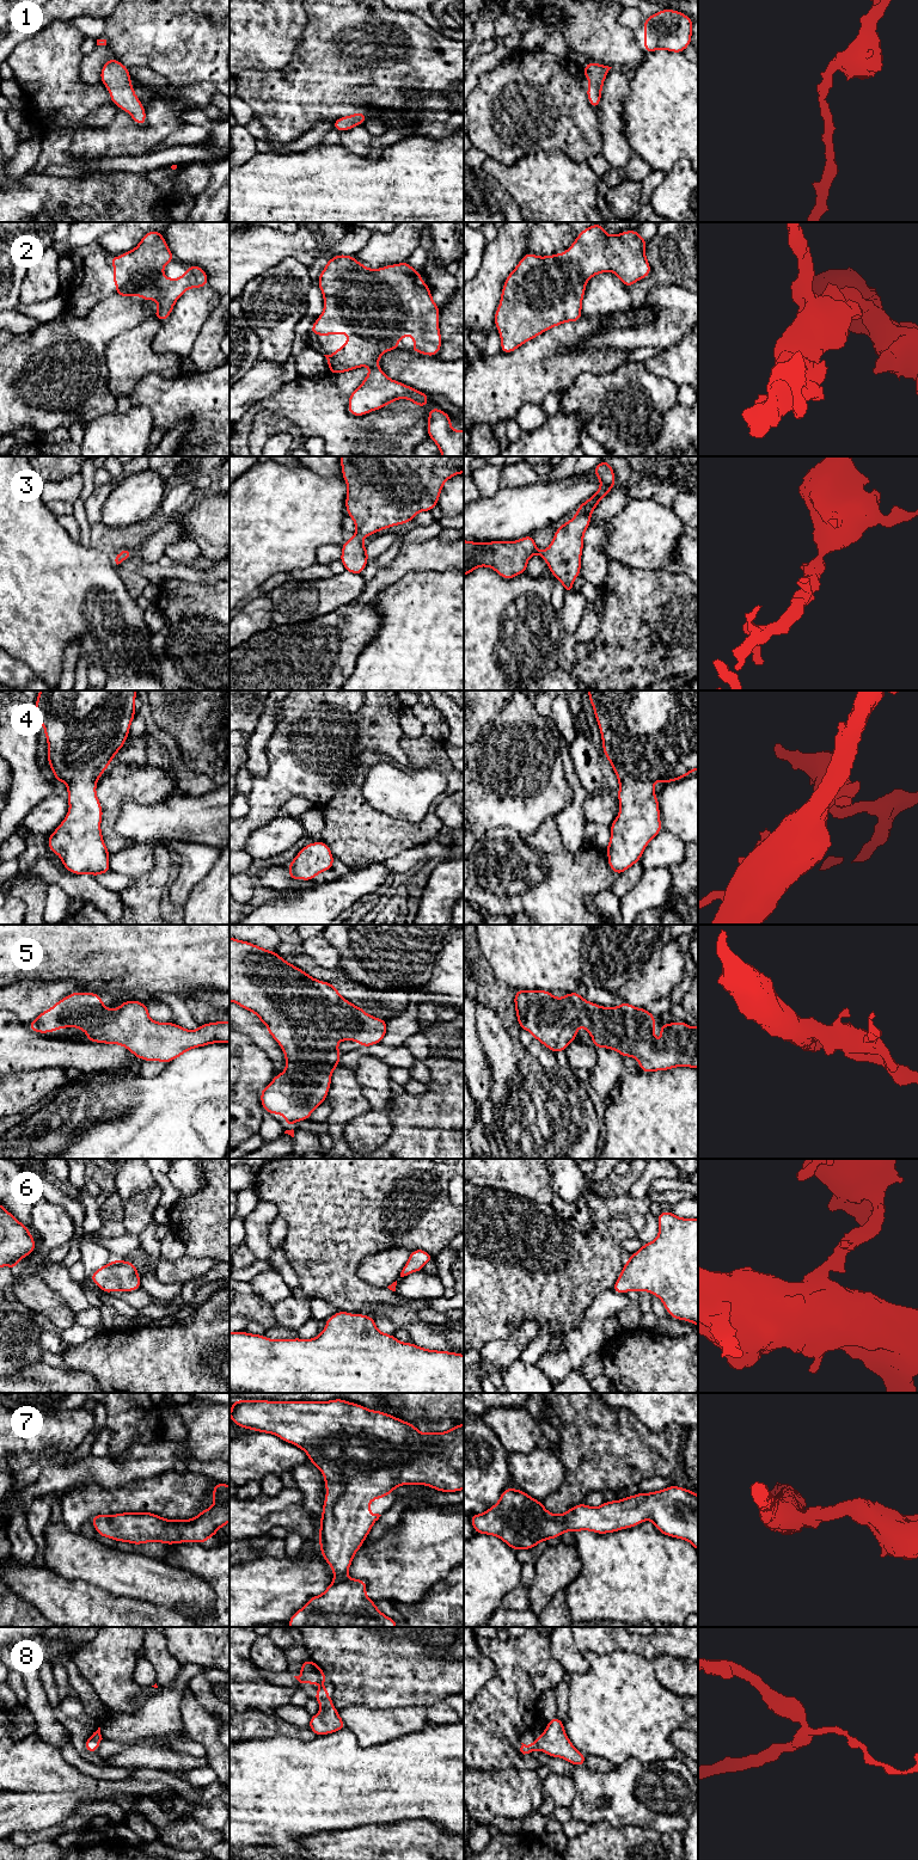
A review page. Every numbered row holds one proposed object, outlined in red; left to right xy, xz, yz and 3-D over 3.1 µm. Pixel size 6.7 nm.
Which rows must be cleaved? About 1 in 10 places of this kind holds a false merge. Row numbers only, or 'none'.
none

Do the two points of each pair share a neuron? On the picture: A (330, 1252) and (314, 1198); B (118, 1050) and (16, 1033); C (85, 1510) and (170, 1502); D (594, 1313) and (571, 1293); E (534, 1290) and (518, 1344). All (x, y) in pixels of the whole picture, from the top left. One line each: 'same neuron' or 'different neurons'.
A: same neuron
B: same neuron
C: same neuron
D: different neurons
E: different neurons

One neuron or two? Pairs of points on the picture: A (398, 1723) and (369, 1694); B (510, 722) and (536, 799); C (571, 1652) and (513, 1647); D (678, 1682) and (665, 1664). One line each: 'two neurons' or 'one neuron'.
A: two neurons
B: one neuron
C: two neurons
D: one neuron

